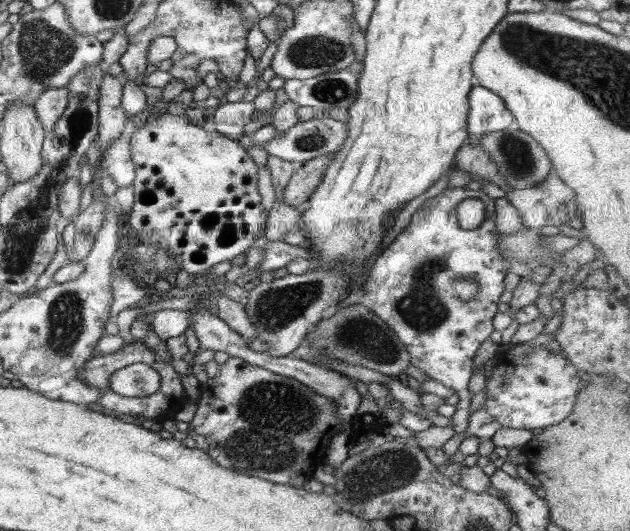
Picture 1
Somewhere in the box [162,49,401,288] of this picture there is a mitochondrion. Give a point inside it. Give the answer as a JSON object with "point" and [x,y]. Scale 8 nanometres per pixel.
{"point":[328,91]}

